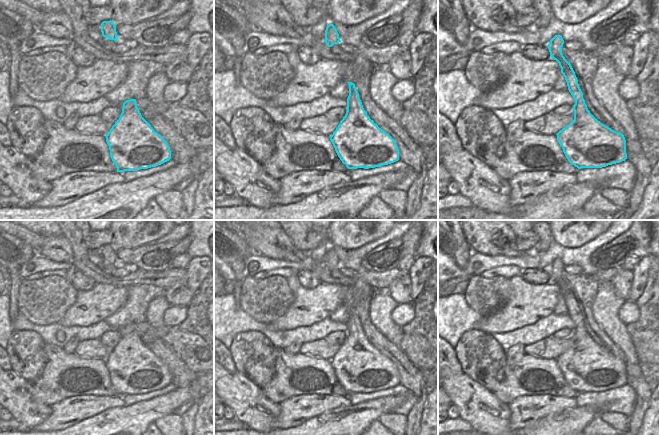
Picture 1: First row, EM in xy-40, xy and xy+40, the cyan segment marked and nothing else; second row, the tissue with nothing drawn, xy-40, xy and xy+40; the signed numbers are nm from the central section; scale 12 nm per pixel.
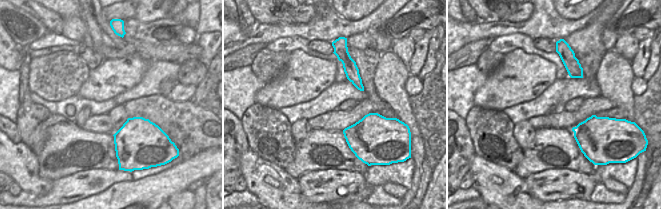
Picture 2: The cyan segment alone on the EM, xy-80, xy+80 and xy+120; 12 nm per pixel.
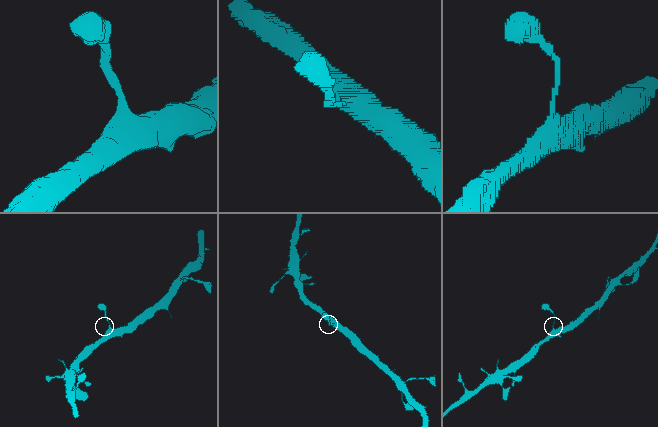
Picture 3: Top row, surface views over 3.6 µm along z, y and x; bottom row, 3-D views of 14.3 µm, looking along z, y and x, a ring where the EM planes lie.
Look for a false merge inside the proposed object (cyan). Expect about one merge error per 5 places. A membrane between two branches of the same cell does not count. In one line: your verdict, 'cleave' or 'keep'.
keep

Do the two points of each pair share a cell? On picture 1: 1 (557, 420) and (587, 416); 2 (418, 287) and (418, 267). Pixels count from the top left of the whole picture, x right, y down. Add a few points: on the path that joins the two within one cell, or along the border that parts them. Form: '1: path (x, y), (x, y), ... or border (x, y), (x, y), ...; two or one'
1: path (564, 420), (574, 420), (580, 416); one
2: path (417, 282), (415, 272); one

